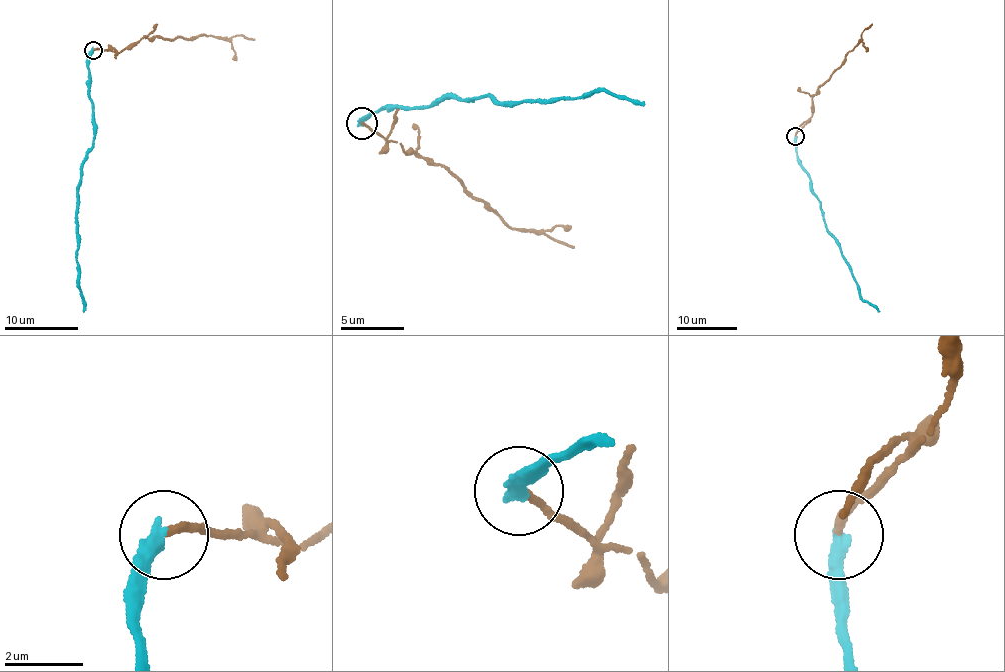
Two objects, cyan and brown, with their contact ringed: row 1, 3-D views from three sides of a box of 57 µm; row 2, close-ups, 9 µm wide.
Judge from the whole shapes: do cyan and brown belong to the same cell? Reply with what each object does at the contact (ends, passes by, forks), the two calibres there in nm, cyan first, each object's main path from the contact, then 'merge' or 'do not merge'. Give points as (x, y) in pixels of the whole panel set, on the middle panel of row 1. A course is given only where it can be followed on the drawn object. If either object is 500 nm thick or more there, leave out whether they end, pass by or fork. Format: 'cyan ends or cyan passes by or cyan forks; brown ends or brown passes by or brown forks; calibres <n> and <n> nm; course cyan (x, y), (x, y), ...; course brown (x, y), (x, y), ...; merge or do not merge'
cyan ends; brown ends; calibres 360 and 180 nm; course cyan (360, 122), (381, 105), (488, 92), (549, 101), (598, 87), (645, 103); course brown (360, 122), (464, 180), (468, 195), (490, 203), (502, 221), (544, 232), (573, 248); do not merge

